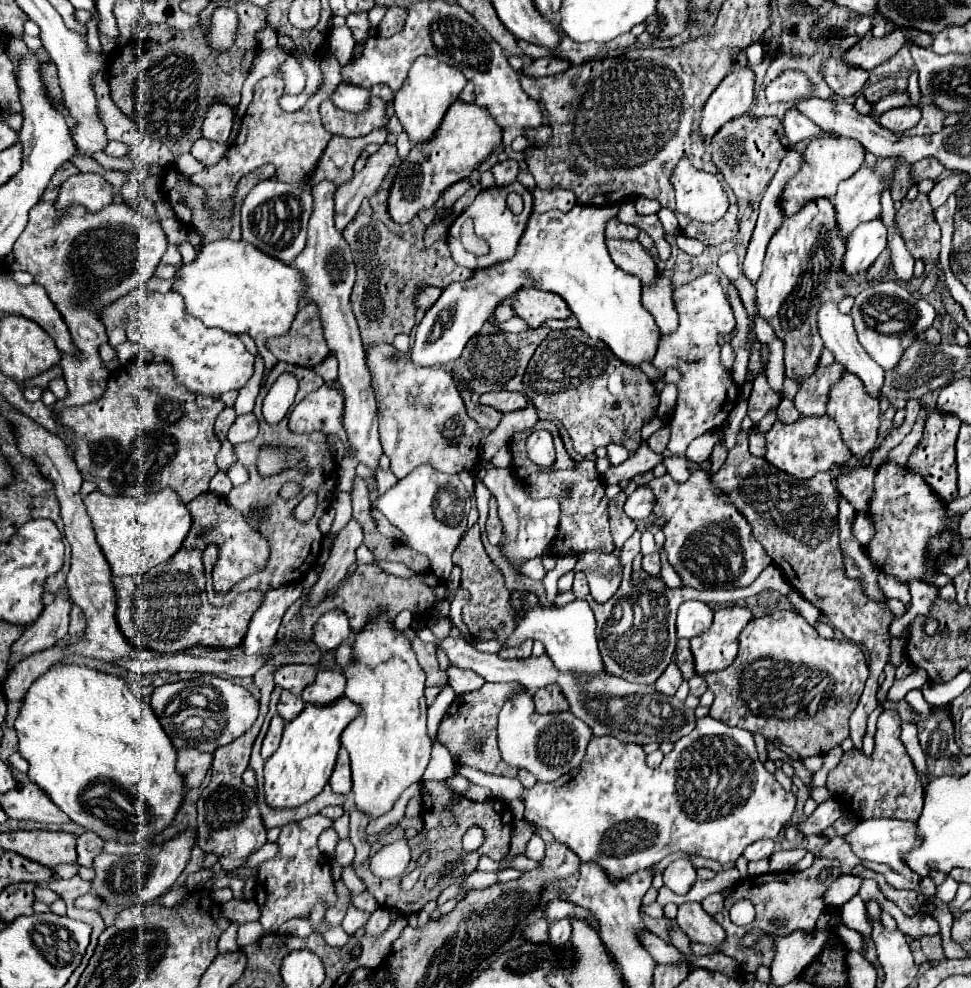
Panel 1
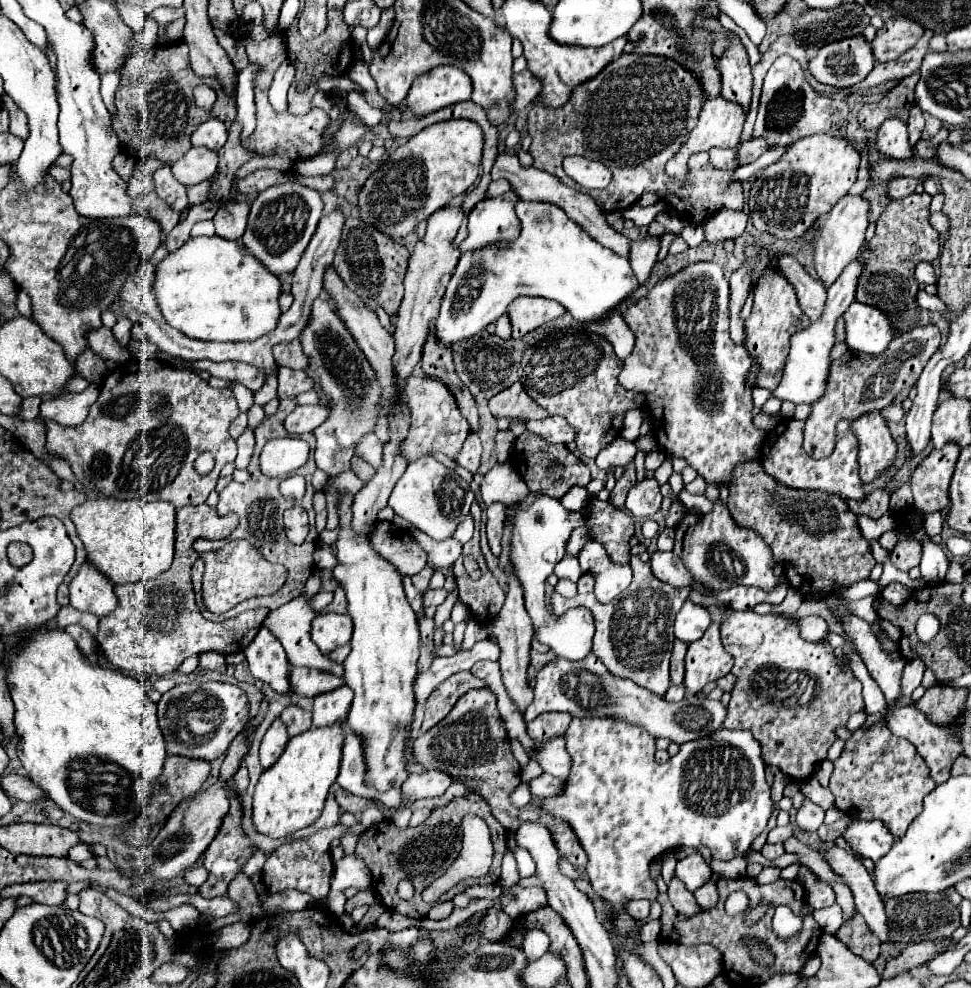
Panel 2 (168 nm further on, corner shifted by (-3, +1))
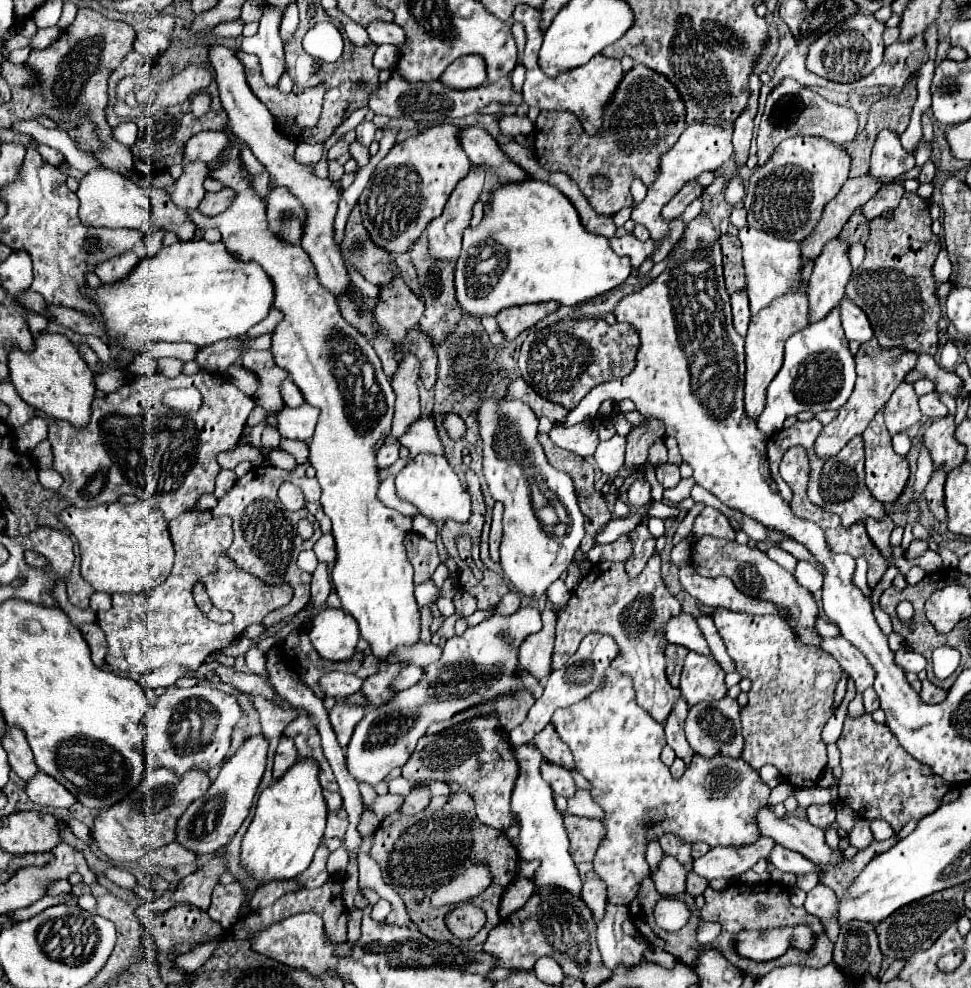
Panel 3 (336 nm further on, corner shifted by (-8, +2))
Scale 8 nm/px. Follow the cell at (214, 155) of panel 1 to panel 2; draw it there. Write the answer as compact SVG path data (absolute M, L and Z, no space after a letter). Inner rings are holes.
M191 147L189 153L171 167L171 171L185 187L201 183L217 171L217 153L207 147Z

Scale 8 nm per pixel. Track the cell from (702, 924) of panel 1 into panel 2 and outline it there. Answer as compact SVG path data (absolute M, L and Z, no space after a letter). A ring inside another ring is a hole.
M673 877L673 881L669 883L667 895L669 895L671 905L673 905L677 911L681 911L687 919L691 919L693 915L697 915L697 911L701 911L701 907L697 907L697 901L693 899L693 893L687 891L685 885L683 885L679 879L675 879L675 877Z

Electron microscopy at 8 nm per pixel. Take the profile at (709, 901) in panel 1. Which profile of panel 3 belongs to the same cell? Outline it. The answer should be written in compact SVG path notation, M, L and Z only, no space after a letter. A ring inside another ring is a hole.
M688 870L688 878L686 878L686 892L692 896L700 896L706 888L708 888L708 880L704 880L702 876L694 874L692 870Z

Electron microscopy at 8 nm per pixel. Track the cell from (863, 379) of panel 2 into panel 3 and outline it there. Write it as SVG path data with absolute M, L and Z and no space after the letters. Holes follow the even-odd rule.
M874 338L870 342L864 342L856 354L856 372L858 372L856 388L854 388L850 400L838 410L838 418L822 428L822 432L816 440L816 454L820 458L830 458L830 456L838 454L846 446L846 442L850 442L854 436L862 434L866 430L866 426L870 424L870 420L874 418L874 414L890 400L896 386L902 384L904 376L914 368L916 358L918 358L916 352L906 352L902 348L882 350Z

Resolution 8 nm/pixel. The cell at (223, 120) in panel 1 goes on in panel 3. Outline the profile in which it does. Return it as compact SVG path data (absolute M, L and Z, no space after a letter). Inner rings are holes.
M206 130L206 132L198 132L194 134L184 148L184 158L190 162L204 162L210 164L214 162L220 152L226 148L228 144L228 134L226 132L214 132L214 130Z

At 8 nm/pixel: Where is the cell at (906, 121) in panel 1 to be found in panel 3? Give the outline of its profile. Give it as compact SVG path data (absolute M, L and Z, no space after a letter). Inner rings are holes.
M882 130L872 150L868 174L882 184L890 184L900 174L912 168L914 168L914 158L902 148L900 138L890 130Z

